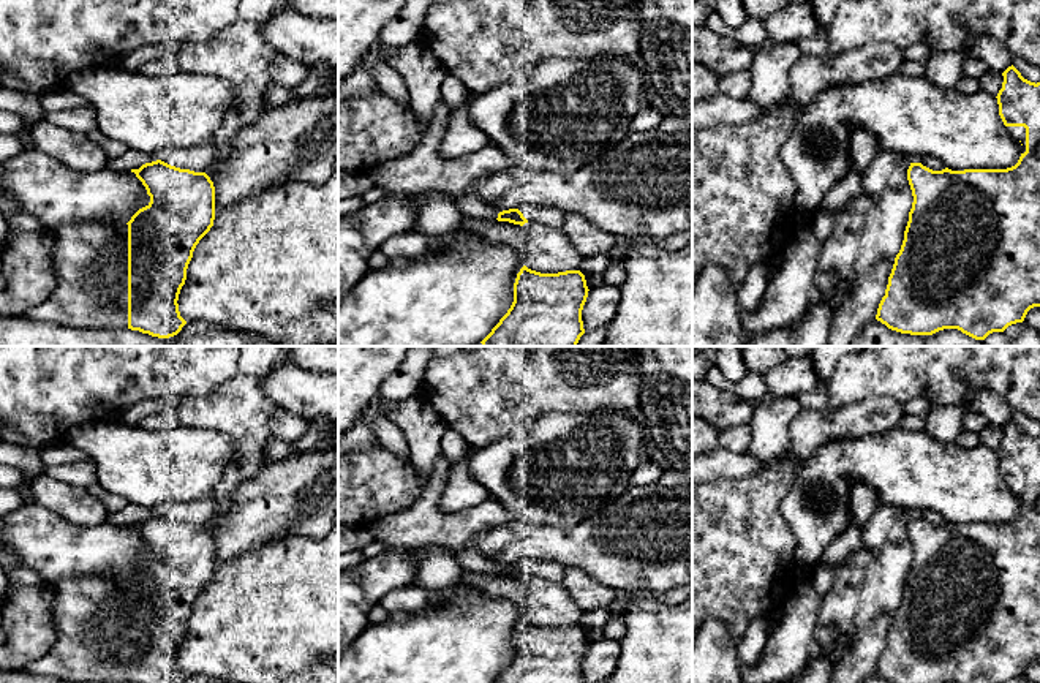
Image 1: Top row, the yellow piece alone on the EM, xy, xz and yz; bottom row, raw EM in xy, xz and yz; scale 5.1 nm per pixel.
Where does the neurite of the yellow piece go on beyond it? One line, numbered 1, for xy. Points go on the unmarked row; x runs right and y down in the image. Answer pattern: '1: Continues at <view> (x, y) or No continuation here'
1: Continues at xy (90, 614)

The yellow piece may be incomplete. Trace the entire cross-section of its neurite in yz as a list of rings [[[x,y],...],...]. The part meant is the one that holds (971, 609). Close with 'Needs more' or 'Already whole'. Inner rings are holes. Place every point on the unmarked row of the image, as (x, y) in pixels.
[[[1012,419],[1004,427],[1002,443],[997,447],[999,470],[1008,487],[1023,500],[1018,517],[1007,523],[964,523],[933,525],[921,517],[910,517],[907,534],[912,544],[914,557],[909,566],[909,575],[904,585],[904,594],[895,612],[885,650],[882,651],[876,674],[888,683],[1007,683],[1012,678],[1023,677],[1027,666],[1040,661],[1040,436],[1031,436]]]. Needs more

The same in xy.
[[[161,514],[131,523],[150,557],[128,577],[82,575],[51,582],[57,639],[47,655],[24,670],[79,683],[182,683],[179,648],[199,594],[215,574],[215,541],[205,526]]]. Needs more

